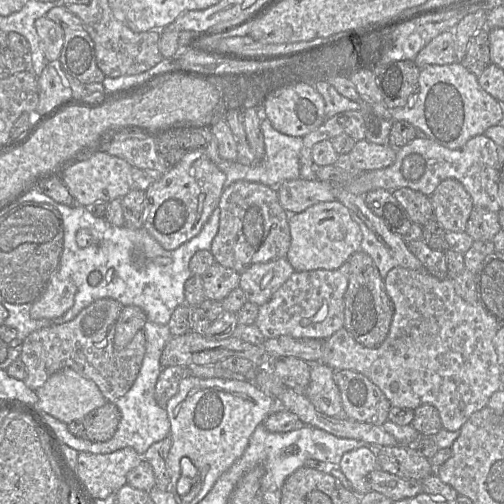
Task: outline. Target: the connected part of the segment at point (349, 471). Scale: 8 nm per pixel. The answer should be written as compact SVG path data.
M364 446L349 451L342 456L339 466L358 496L371 491L368 476L378 468L375 449Z

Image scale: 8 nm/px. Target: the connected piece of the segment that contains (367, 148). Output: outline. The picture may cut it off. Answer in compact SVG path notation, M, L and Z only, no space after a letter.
M366 139L359 140L349 153L352 168L371 171L386 168L396 159L396 150L389 144L379 145Z

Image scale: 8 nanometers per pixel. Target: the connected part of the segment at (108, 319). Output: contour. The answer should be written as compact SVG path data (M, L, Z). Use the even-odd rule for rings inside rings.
M101 298L101 299L95 300L92 303L90 303L83 310L81 310L81 312L73 320L71 320L69 322L66 322L63 324L54 324L49 327L45 327L45 328L42 328L42 329L39 329L39 330L36 330L36 331L30 333L22 342L22 350L21 350L21 354L20 354L20 359L23 361L24 365L26 366L26 370L27 370L27 376L23 380L25 385L28 388L30 388L31 390L35 391L39 387L43 386L44 383L47 381L47 379L55 372L57 372L63 368L70 368L70 369L74 370L75 372L77 372L78 374L80 374L81 376L92 380L98 386L99 390L101 391L102 395L104 396L104 398L106 399L107 402L114 403L118 398L124 396L132 387L133 383L135 382L135 380L138 376L140 368L142 366L142 362L144 359L145 351L146 351L146 338L145 338L145 333L142 329L142 330L139 330L135 334L133 339L123 349L117 350L114 347L115 325L116 325L116 321L117 321L123 307L124 306L117 300L114 300L112 298Z

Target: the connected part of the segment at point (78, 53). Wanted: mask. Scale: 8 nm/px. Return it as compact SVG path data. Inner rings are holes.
M66 6L52 8L46 17L64 30L64 44L58 61L61 67L82 83L102 83L106 76L97 65L94 41L81 19Z

